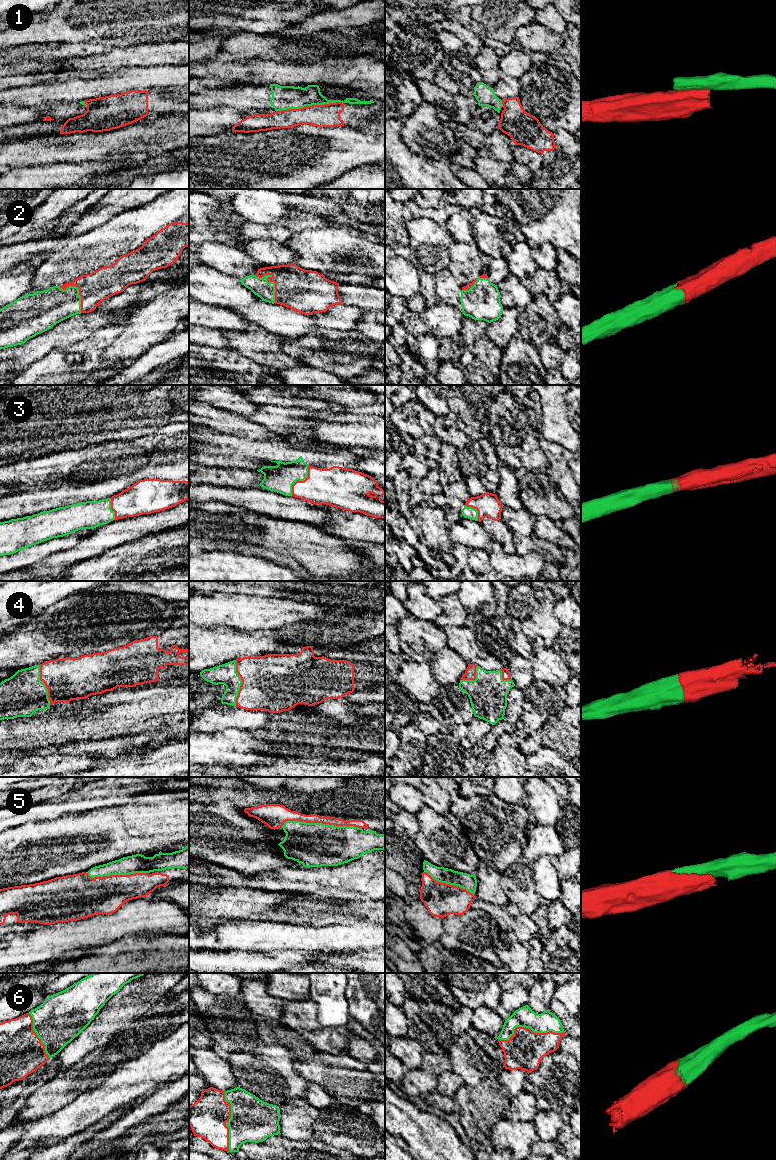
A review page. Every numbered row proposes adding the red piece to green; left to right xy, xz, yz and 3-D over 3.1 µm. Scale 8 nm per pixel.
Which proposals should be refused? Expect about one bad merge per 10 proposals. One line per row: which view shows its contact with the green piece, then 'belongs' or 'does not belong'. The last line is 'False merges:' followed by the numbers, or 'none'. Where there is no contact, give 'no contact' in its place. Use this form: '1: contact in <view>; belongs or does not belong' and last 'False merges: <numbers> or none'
1: contact in xz; does not belong
2: contact in xz; belongs
3: contact in xz; belongs
4: contact in xz; belongs
5: contact in xz; belongs
6: contact in yz; belongs
False merges: 1

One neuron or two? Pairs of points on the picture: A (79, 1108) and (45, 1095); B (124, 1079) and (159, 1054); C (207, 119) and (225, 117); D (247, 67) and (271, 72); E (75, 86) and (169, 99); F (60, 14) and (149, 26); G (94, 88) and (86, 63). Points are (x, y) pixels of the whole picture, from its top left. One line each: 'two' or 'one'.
A: two
B: one
C: one
D: one
E: two
F: one
G: two

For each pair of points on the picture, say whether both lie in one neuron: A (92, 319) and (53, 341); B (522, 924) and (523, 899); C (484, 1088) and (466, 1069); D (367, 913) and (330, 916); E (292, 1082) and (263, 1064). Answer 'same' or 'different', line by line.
A: same
B: different
C: different
D: same
E: same

